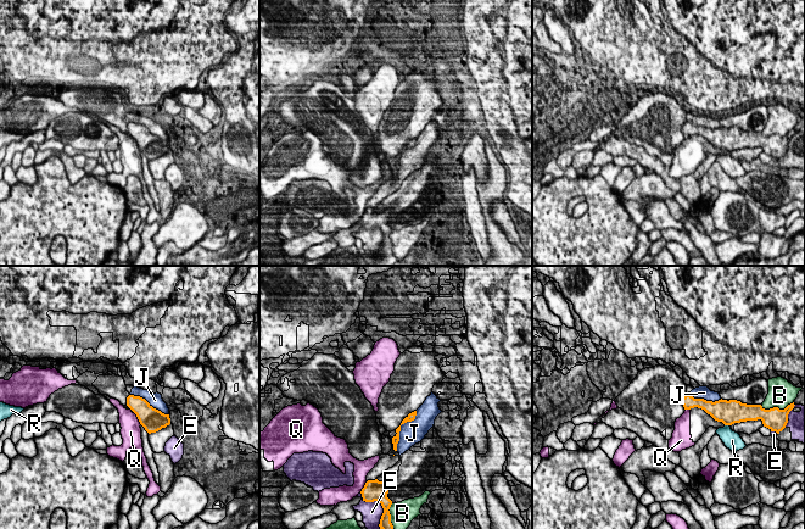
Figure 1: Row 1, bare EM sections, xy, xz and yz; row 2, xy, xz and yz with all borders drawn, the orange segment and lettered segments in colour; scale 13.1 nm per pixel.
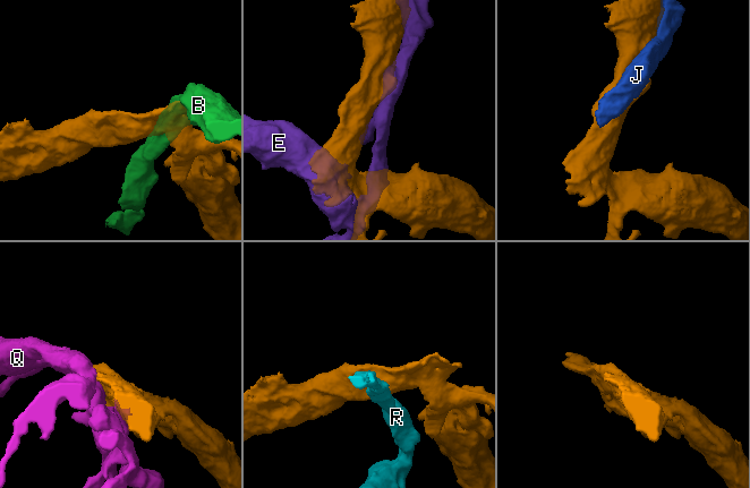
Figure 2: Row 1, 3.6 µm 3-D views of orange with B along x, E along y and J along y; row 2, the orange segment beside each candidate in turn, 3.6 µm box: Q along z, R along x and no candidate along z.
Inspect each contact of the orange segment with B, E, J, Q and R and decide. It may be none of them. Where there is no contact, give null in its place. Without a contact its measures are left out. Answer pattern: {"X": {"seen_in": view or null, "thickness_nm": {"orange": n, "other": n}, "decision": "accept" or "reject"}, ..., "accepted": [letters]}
{"B": {"seen_in": "yz", "thickness_nm": {"orange": 300, "other": 360}, "decision": "reject"}, "E": {"seen_in": "xz", "thickness_nm": {"orange": 280, "other": 280}, "decision": "reject"}, "J": {"seen_in": "xz", "thickness_nm": {"orange": 100, "other": 300}, "decision": "reject"}, "Q": {"seen_in": "xy", "thickness_nm": {"orange": 300, "other": 280}, "decision": "reject"}, "R": {"seen_in": "yz", "thickness_nm": {"orange": 320, "other": 240}, "decision": "reject"}, "accepted": []}

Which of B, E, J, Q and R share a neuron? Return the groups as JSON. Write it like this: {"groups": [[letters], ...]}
{"groups": [["B"], ["E"], ["J"], ["Q"], ["R"]]}

